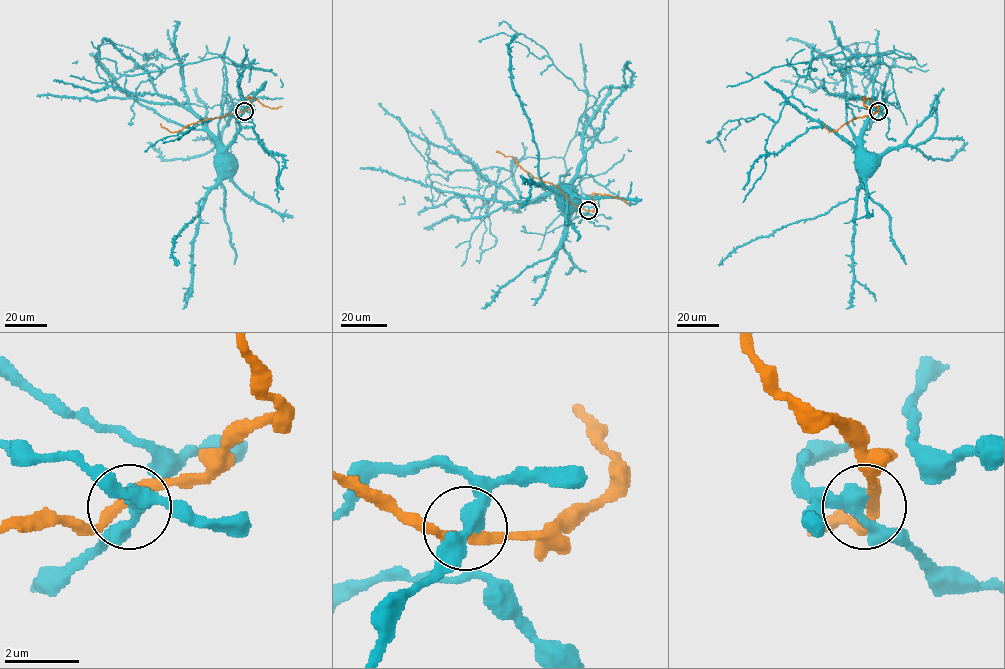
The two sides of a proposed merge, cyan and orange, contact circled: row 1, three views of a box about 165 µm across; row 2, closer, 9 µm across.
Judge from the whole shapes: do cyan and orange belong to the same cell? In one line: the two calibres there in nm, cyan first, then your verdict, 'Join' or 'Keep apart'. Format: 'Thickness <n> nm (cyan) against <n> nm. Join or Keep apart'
Thickness 360 nm (cyan) against 300 nm. Keep apart

